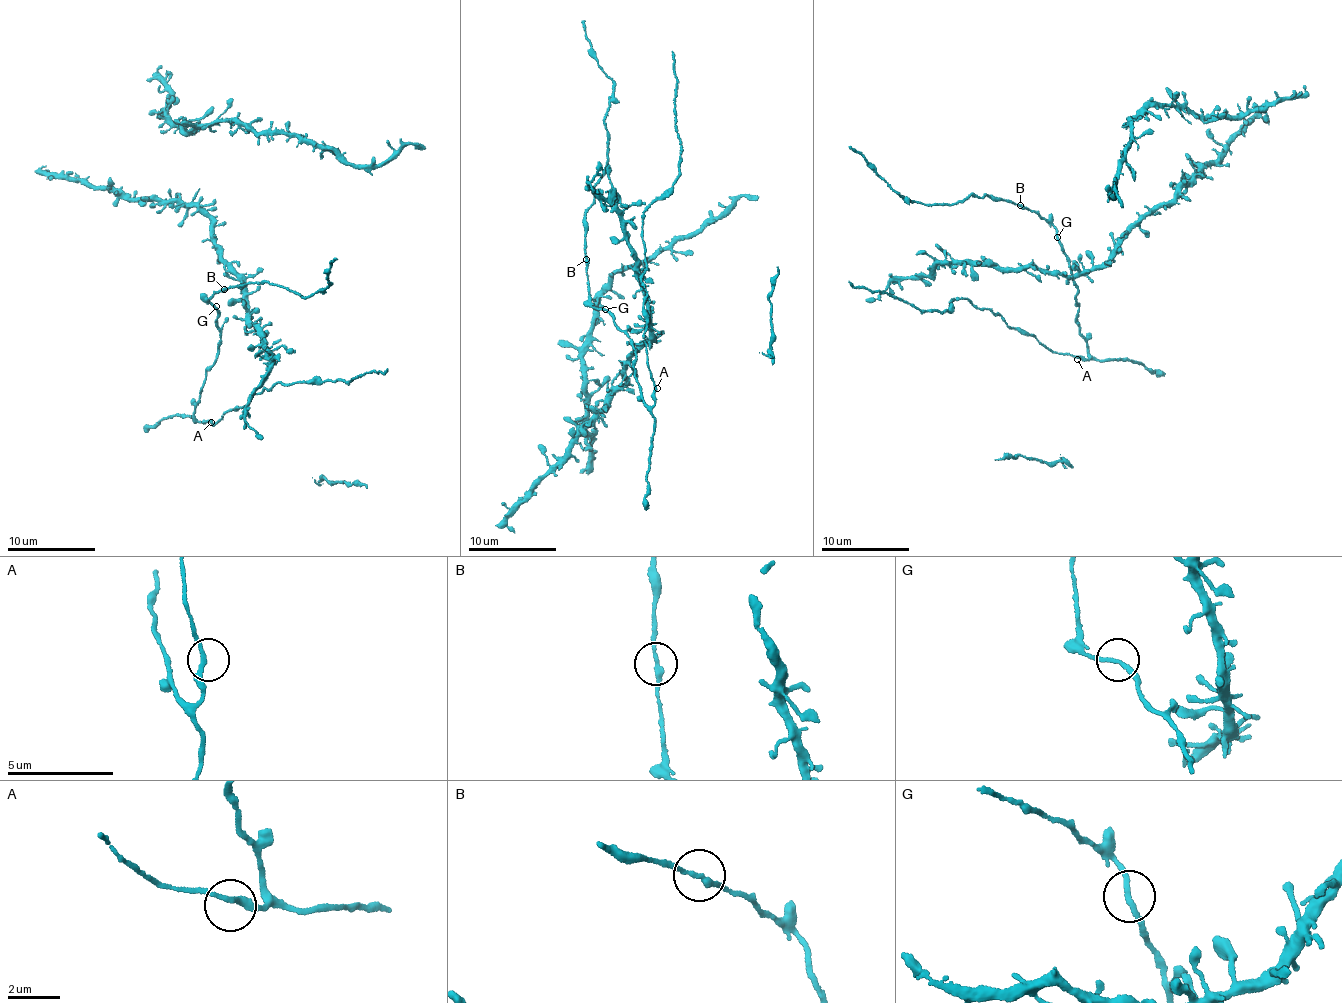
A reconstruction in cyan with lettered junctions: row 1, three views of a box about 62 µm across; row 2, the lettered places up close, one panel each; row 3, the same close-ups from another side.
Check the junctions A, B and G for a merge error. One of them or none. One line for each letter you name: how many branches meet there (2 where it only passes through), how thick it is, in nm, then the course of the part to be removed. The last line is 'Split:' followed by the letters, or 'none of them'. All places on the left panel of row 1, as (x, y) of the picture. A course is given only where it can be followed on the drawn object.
Split: none of them

